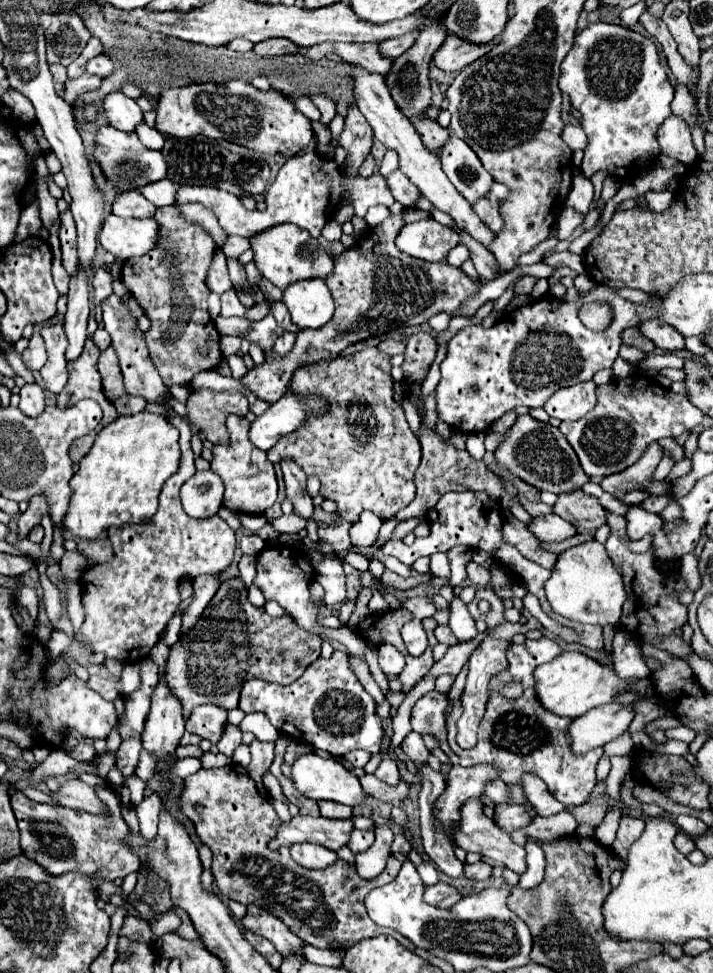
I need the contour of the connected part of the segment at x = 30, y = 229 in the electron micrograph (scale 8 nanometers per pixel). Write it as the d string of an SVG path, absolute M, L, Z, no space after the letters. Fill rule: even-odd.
M32 200L32 204L22 210L14 242L22 242L24 238L28 238L32 234L38 234L40 228L42 228L42 222L40 222L40 202Z

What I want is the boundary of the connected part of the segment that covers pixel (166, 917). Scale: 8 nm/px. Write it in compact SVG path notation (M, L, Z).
M166 912L166 914L162 914L160 918L152 920L152 922L150 922L150 928L152 928L152 932L154 932L156 936L162 936L162 934L166 934L166 932L174 932L174 930L178 928L178 924L180 924L180 918L178 918L176 914L172 914L172 912Z

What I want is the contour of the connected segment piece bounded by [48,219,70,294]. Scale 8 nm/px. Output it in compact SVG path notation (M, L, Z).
M60 219L52 227L52 232L50 232L50 246L52 246L52 275L54 284L56 284L56 288L58 288L58 292L60 294L66 294L68 292L68 280L70 280L70 276L68 276L68 272L64 270L64 266L62 266L62 253L61 246L59 241L59 230L60 230Z

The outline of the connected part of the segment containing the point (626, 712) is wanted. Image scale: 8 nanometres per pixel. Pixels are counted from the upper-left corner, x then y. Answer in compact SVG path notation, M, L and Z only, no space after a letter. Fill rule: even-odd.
M604 704L584 716L578 716L570 722L570 750L574 756L582 756L592 748L600 748L606 742L618 738L628 730L634 718L630 704Z

